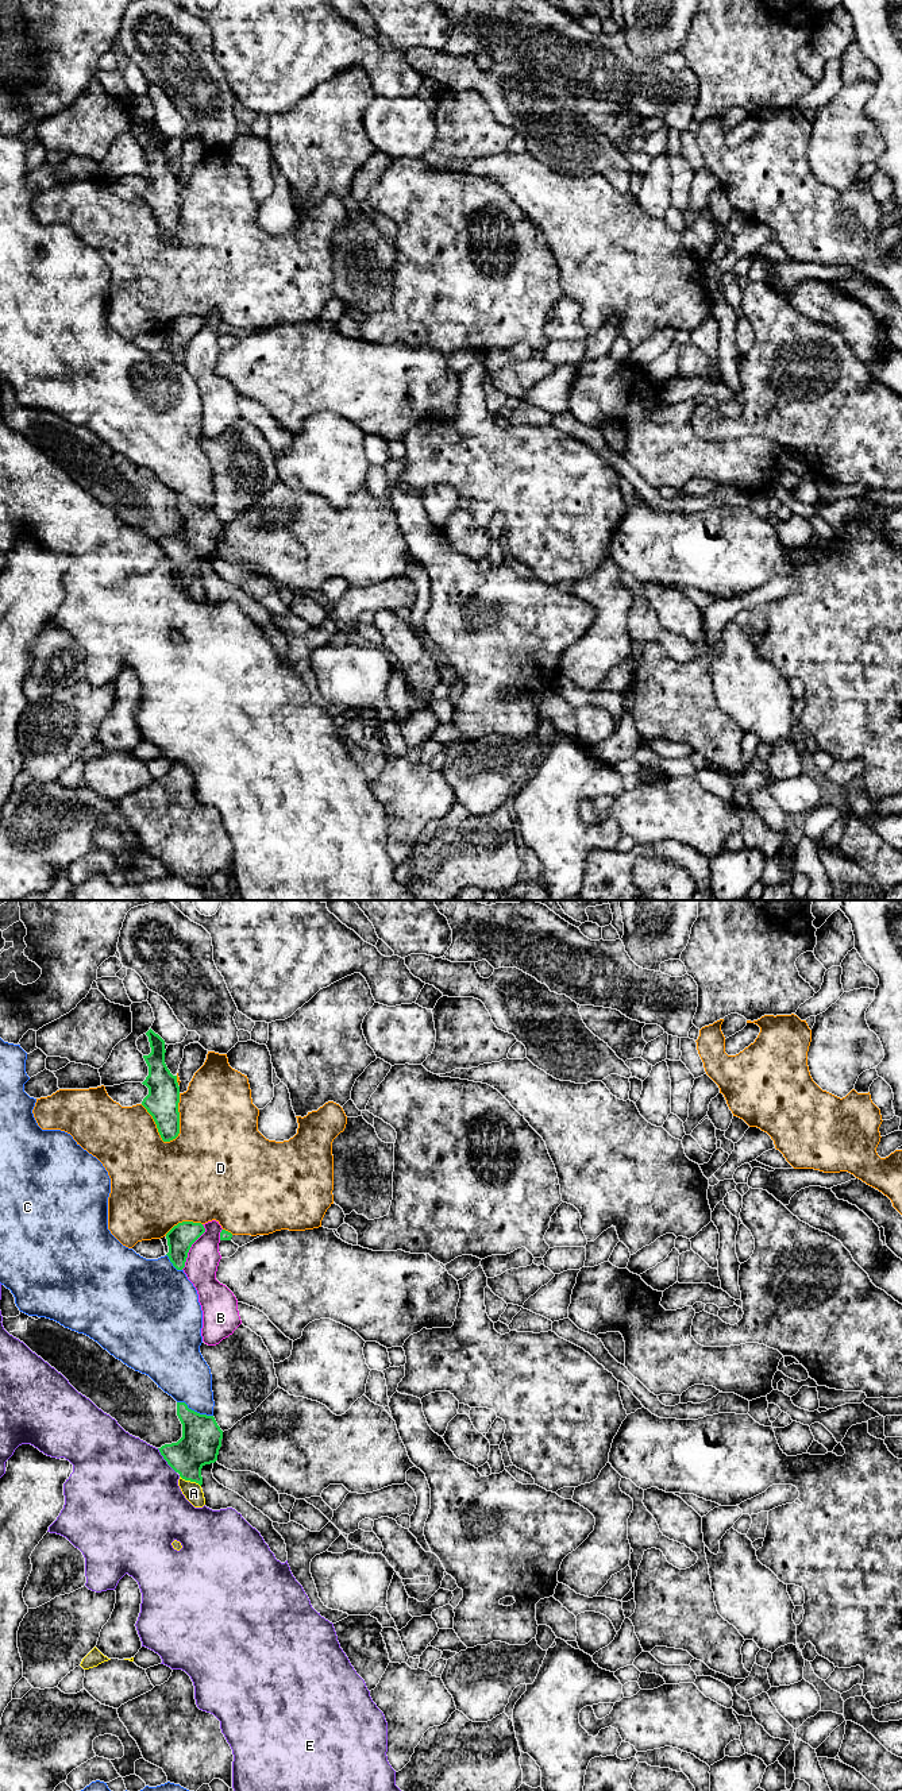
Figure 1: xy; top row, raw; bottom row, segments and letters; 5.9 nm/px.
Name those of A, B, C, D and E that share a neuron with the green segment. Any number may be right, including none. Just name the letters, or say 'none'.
A

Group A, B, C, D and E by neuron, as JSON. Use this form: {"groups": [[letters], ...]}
{"groups": [["A"], ["B"], ["C"], ["D"], ["E"]]}

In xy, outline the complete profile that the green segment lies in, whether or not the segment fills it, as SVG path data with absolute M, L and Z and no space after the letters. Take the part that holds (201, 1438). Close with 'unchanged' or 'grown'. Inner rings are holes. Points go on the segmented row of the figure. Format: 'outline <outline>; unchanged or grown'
outline M177 1402L177 1416L182 1424L182 1437L159 1450L167 1464L180 1474L178 1486L185 1498L194 1506L205 1505L201 1489L201 1468L217 1460L223 1431L213 1416L200 1414Z; grown

